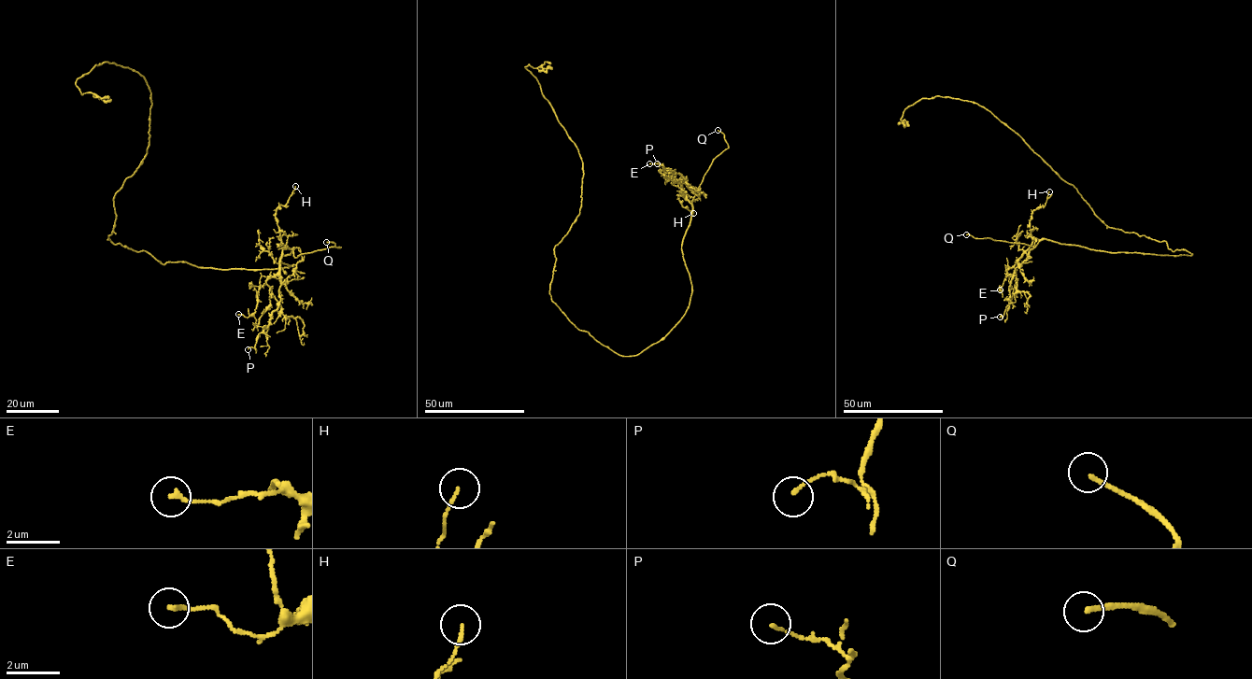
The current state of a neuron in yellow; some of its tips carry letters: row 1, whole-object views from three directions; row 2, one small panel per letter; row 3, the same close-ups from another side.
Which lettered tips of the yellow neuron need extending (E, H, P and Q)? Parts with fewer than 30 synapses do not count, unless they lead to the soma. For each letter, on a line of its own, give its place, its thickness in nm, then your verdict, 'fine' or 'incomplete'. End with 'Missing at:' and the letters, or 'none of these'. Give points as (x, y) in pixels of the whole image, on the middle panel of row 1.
E: place (649, 163); calibre 170 nm; fine
H: place (693, 213); calibre 110 nm; fine
P: place (657, 163); calibre 100 nm; fine
Q: place (718, 130); calibre 170 nm; incomplete
Missing at: Q

